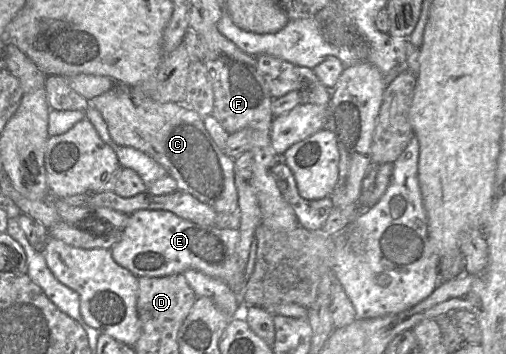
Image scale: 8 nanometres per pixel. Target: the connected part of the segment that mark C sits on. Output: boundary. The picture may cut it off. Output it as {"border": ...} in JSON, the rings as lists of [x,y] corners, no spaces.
{"border":[[[119,83],[89,101],[90,107],[97,109],[107,123],[113,141],[153,158],[176,181],[179,191],[192,195],[217,213],[238,212],[234,159],[215,144],[197,112],[185,104],[133,97],[131,86]]]}

